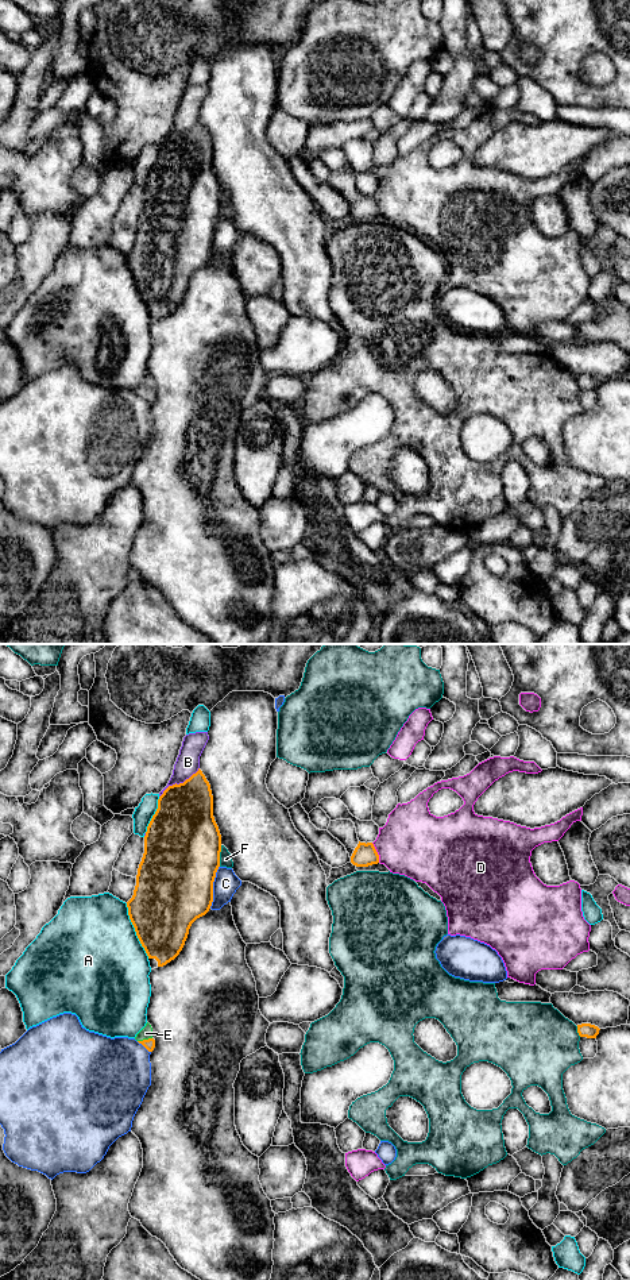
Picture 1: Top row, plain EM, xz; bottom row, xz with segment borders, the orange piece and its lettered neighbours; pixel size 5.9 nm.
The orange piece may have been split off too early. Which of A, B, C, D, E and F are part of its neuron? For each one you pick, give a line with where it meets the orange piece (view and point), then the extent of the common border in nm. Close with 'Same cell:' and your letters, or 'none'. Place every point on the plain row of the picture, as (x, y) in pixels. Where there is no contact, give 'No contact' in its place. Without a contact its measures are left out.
E: Touches orange at xz (145, 392). Shared border 90 nm
Same cell: E

